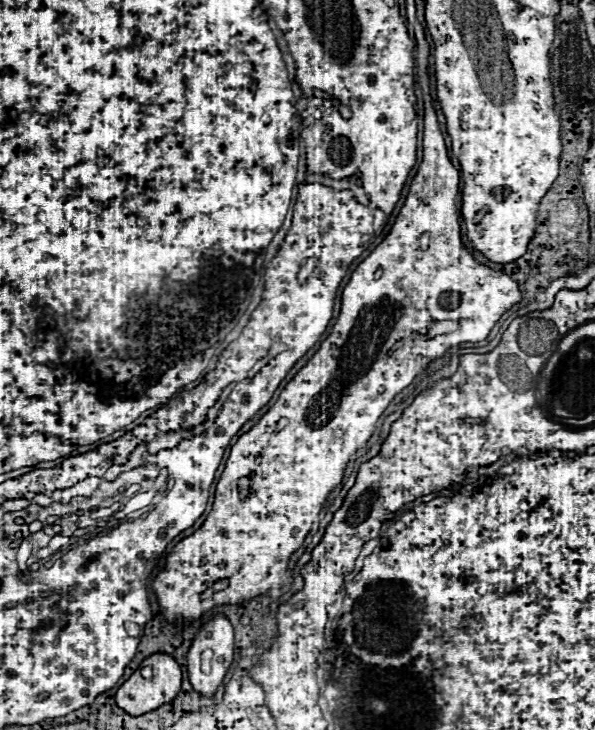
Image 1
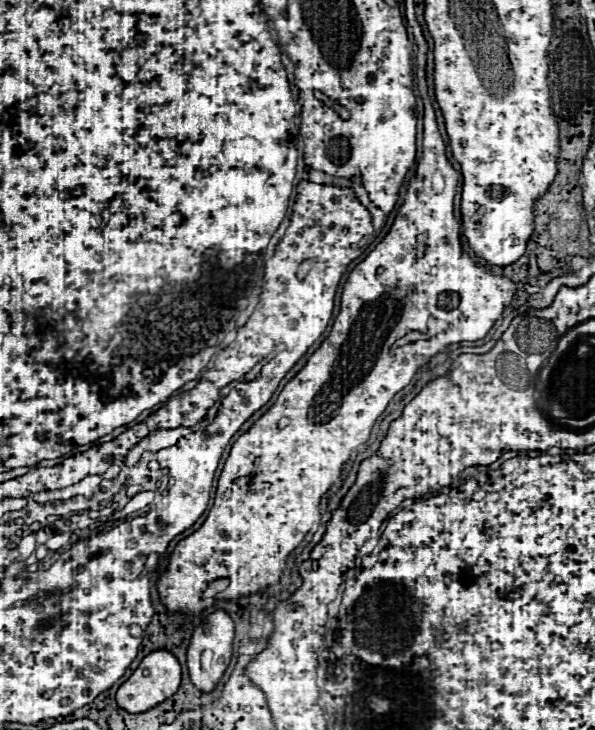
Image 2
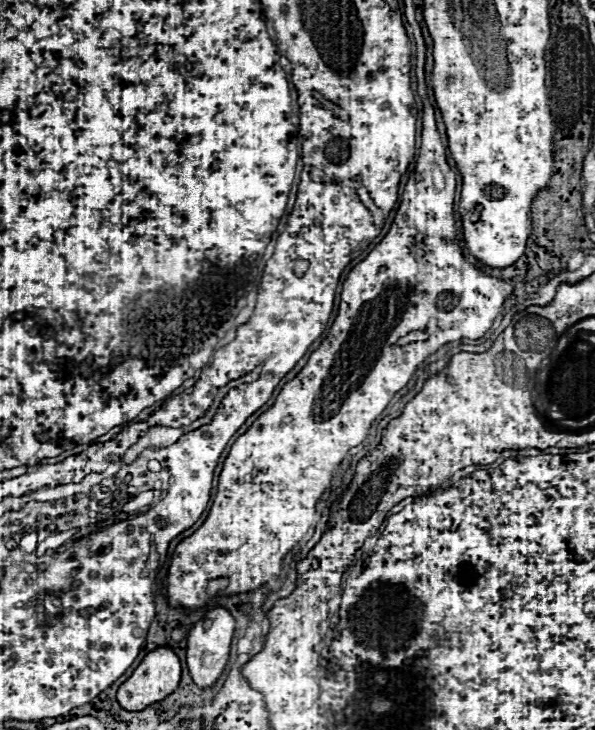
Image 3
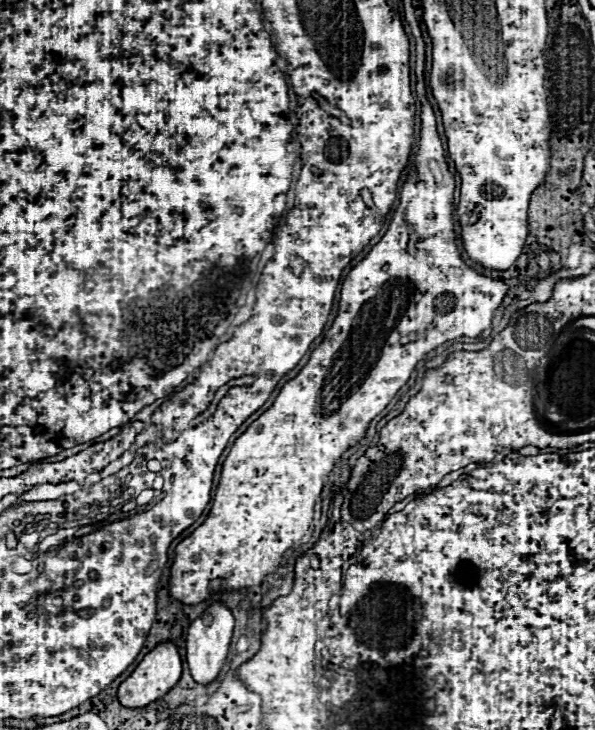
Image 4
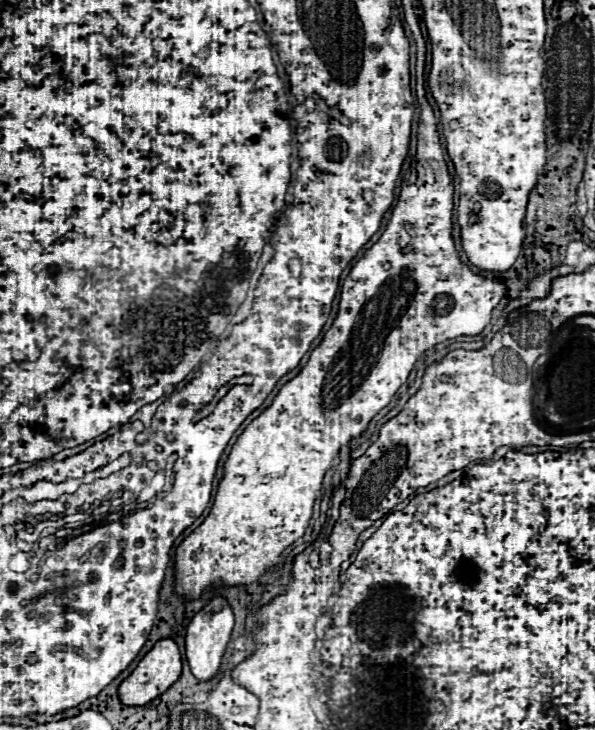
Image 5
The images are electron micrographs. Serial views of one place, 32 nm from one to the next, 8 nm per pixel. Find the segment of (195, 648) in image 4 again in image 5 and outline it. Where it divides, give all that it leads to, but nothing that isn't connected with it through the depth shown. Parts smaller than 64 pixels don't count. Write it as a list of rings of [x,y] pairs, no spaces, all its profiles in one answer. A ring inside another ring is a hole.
[[[214,596],[208,600],[208,604],[190,620],[186,630],[186,658],[190,662],[192,674],[198,680],[210,680],[220,668],[226,644],[230,640],[230,632],[234,626],[232,608],[228,606],[228,600],[224,596]]]

